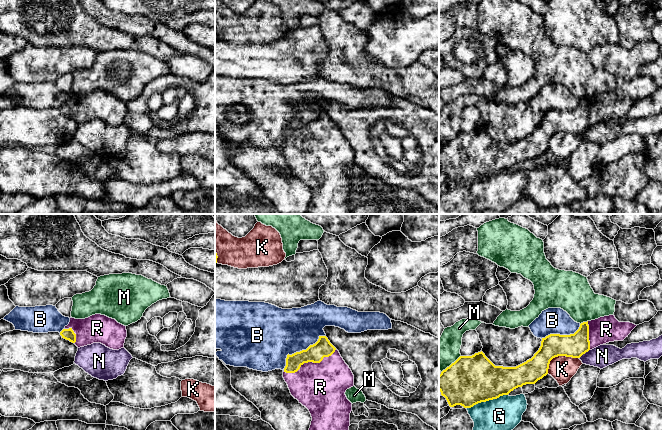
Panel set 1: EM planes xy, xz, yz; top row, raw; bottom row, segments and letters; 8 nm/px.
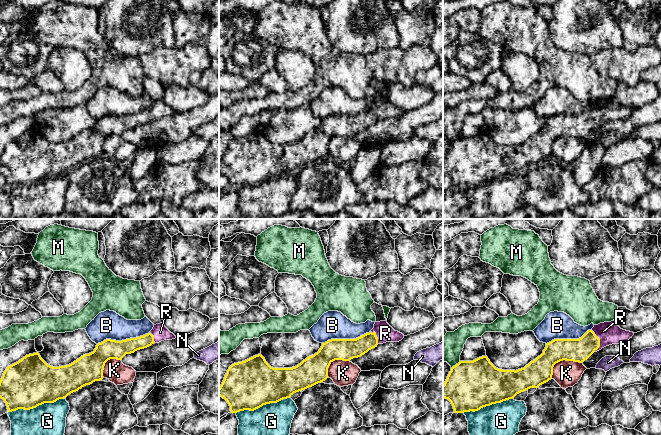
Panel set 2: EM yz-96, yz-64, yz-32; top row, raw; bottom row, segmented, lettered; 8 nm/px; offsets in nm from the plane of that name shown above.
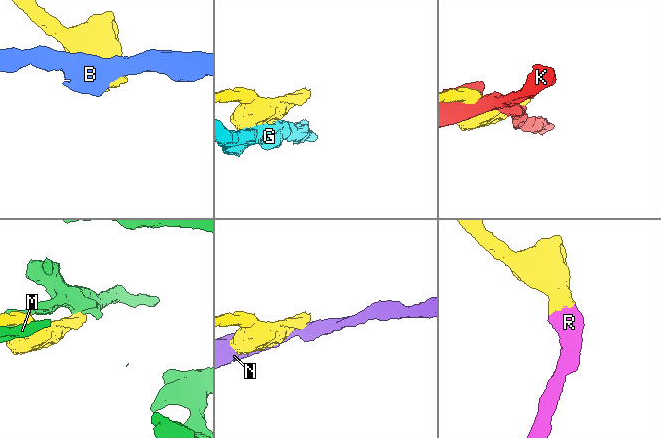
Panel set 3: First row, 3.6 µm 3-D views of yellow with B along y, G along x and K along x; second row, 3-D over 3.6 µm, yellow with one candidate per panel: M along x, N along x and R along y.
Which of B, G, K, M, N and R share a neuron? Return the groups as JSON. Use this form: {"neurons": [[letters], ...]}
{"neurons": [["B"], ["G"], ["K"], ["M"], ["N"], ["R"]]}

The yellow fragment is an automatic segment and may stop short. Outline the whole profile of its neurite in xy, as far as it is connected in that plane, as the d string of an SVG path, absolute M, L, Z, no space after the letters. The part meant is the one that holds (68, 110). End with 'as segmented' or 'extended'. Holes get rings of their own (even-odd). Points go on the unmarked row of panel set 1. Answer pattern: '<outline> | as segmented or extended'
M95 90L85 95L71 93L60 111L78 124L101 119L110 125L119 126L124 124L127 106L115 95Z | extended

